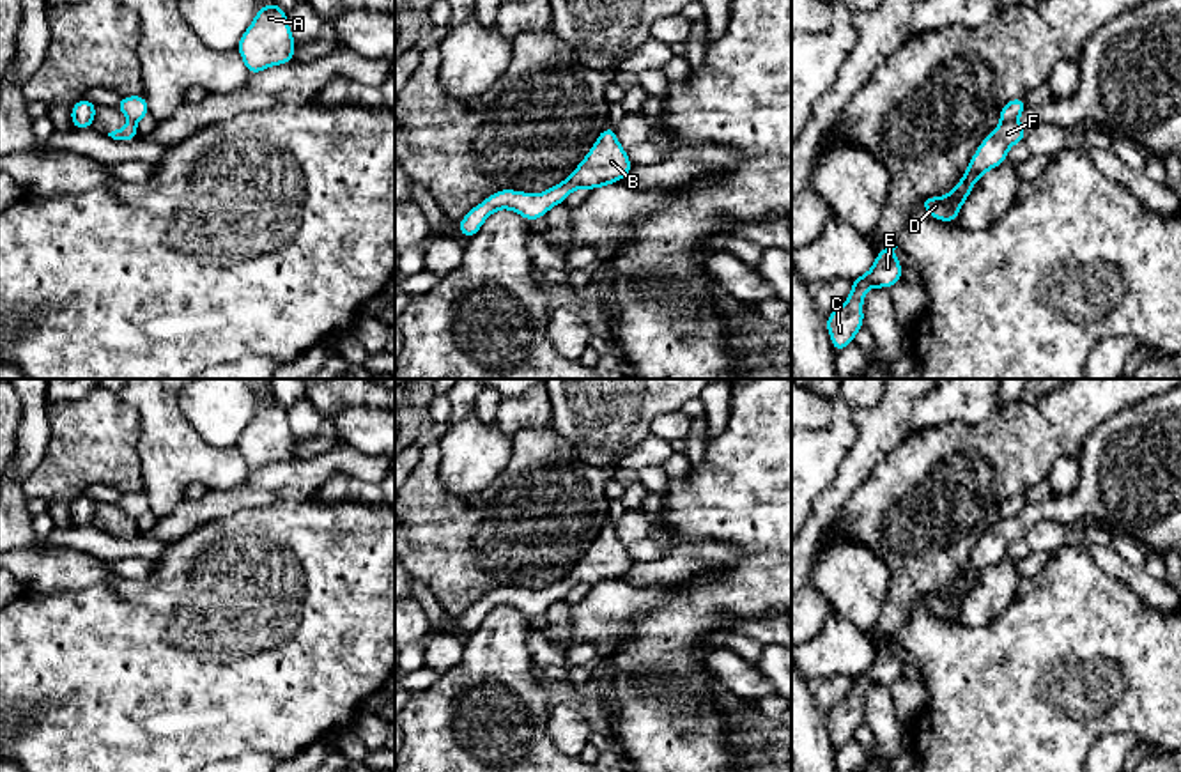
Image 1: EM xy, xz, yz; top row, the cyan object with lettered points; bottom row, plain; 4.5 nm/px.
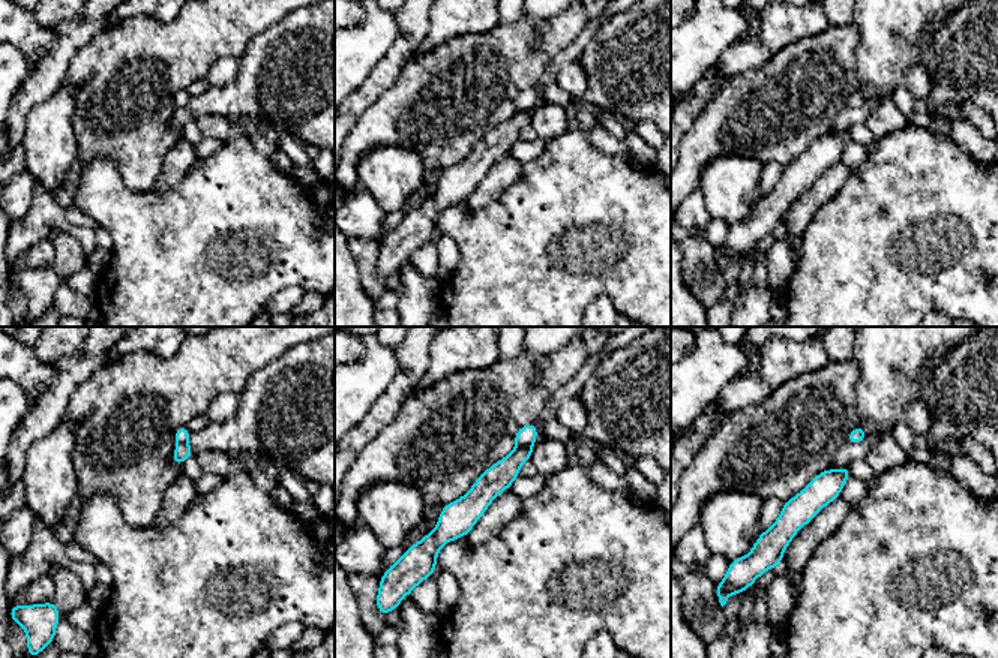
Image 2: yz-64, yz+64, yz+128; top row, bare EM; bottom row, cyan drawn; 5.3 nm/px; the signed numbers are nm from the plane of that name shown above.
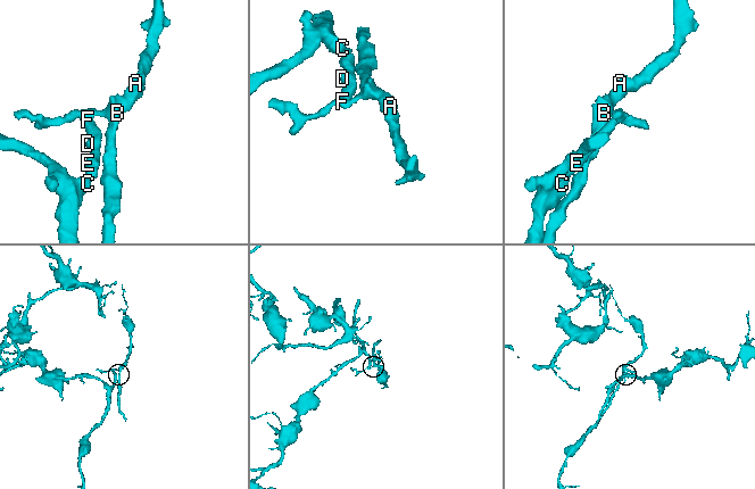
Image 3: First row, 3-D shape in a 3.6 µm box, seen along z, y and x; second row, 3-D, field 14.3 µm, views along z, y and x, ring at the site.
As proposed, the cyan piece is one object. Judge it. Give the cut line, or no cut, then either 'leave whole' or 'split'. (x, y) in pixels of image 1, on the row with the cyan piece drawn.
no cut | leave whole

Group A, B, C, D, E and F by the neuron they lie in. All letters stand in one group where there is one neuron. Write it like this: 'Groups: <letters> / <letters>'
Groups: A B C D E F

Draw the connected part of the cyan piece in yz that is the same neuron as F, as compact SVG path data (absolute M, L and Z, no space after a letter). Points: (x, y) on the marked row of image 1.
M1023 97L1002 104L1000 124L981 142L961 181L946 197L924 197L919 200L931 218L947 223L956 221L960 207L970 197L970 189L981 175L1004 163L1009 147L1025 140L1027 131L1018 124L1018 117L1025 108L1027 103Z

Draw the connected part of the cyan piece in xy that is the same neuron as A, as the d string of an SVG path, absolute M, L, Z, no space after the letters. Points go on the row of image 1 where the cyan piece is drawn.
M276 4L259 7L259 12L237 42L237 51L251 74L266 67L294 60L296 41L290 34L287 12Z

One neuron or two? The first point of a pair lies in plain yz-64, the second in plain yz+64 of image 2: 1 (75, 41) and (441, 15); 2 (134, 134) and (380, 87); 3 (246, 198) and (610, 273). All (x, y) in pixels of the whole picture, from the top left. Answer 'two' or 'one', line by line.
1: two
2: two
3: one

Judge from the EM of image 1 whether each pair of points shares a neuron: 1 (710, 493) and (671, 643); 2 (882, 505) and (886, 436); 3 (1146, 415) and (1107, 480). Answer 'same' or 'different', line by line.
1: same
2: different
3: same

